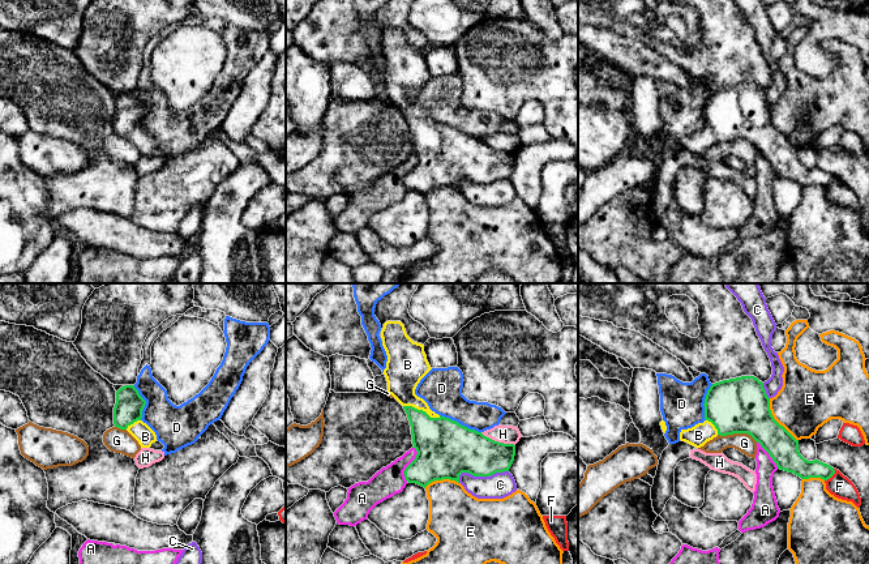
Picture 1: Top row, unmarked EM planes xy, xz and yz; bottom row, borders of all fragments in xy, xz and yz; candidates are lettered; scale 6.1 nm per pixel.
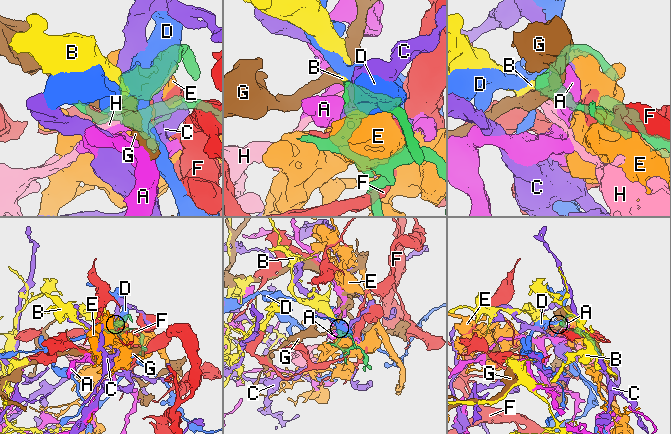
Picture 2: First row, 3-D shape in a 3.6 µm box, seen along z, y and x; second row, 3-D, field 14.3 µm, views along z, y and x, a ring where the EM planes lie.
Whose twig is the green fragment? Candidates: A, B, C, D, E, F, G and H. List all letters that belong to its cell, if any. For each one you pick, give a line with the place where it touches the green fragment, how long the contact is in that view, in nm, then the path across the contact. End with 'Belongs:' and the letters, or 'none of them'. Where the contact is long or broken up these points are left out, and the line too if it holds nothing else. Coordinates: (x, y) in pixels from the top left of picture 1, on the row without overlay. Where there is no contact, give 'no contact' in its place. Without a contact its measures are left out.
B: contact xz (422, 118); length 240 nm; way xz (442, 152), (422, 127), (422, 118), (403, 99), (403, 82)
Belongs: B

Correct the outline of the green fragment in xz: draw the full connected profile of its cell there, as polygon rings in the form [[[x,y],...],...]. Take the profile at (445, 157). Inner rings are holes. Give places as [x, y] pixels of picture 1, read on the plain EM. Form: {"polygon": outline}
{"polygon": [[[386,29],[381,38],[381,46],[388,63],[386,76],[384,77],[388,101],[403,114],[411,133],[412,155],[418,159],[415,167],[403,179],[406,188],[425,196],[429,191],[442,187],[459,191],[462,180],[474,184],[491,184],[496,180],[509,179],[515,163],[514,151],[495,149],[481,140],[441,124],[415,102],[420,87],[432,77],[424,60],[424,52],[414,50],[401,29]]]}

